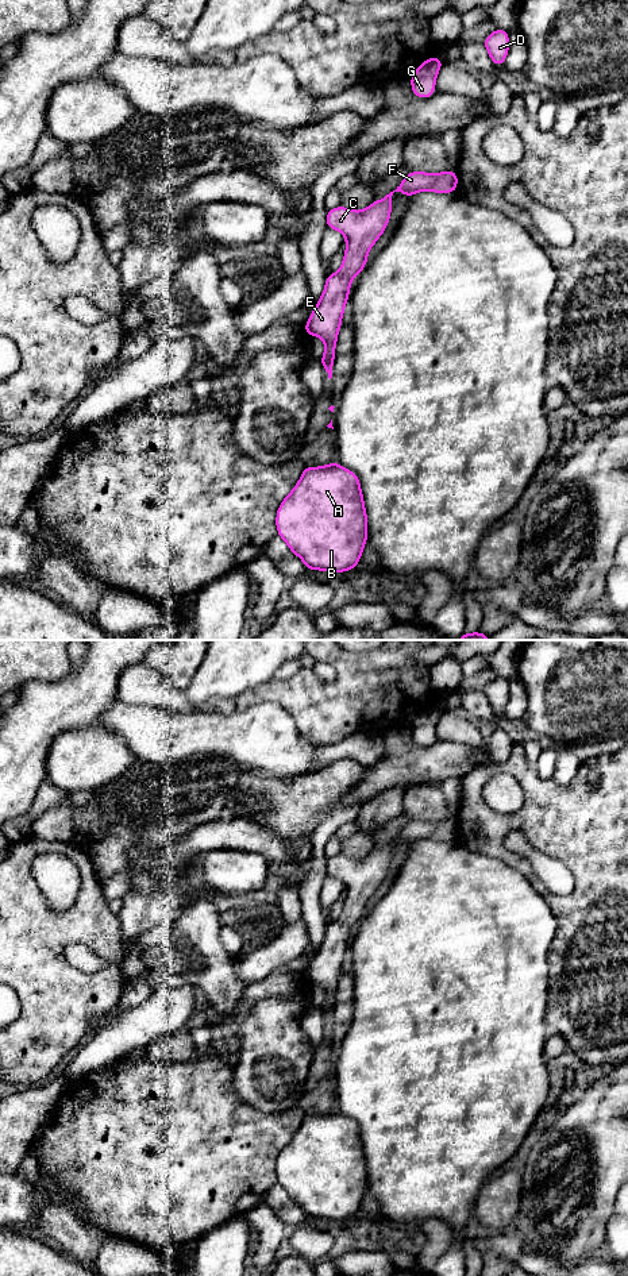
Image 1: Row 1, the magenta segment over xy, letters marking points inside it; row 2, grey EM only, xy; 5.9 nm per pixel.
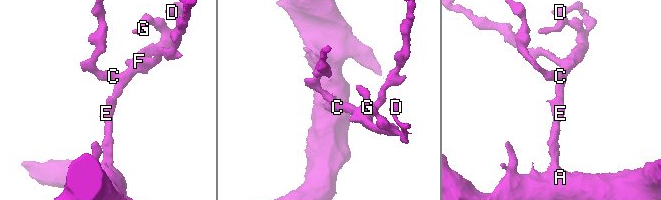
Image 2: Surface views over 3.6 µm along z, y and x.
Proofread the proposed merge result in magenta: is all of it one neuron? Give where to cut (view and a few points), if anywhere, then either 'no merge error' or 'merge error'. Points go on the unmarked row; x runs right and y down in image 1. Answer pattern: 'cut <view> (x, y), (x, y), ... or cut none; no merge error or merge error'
cut none; no merge error

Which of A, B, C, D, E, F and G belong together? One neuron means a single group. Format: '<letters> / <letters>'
A B C D E F G

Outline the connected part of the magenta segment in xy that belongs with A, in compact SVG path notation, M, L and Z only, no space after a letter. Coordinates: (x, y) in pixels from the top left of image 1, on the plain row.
M336 1107L304 1119L277 1157L277 1183L297 1203L308 1219L344 1221L357 1217L367 1190L367 1163L358 1123L342 1115Z

